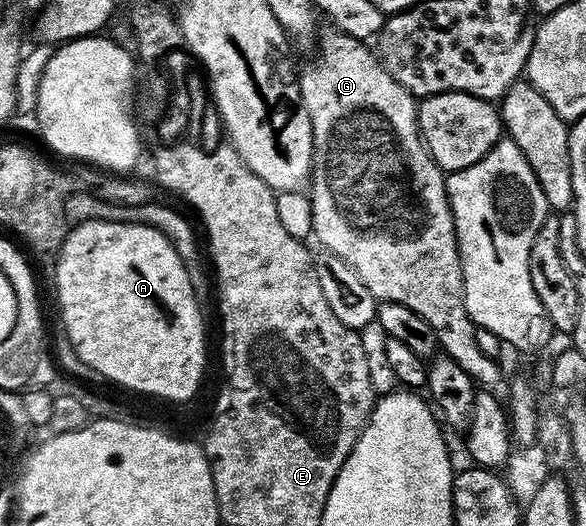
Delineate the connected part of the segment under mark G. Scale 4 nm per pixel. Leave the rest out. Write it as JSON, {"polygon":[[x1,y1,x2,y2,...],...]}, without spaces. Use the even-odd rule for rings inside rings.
{"polygon":[[329,30,324,32,322,36,320,36,321,34,317,36,317,39,319,38,318,56,315,57,314,63,308,64,306,68,301,68,300,71,302,107,310,118,312,141,314,142,314,156,310,162,310,181,308,184,313,238,318,238,326,246,323,248,329,254,343,259,358,274,360,281,364,281,364,285,368,285,368,289,373,293,375,300,396,301,400,305,408,305,408,309,412,309,412,313,419,315,434,330,437,346,447,356,453,358,455,363,464,369,468,377,473,379,481,390,492,393,497,399,505,400,509,396,511,384,508,379,502,376,497,361,489,359,482,352,482,347,478,344,479,332,476,330,476,325,470,320,470,314,466,308,466,295,462,291,462,261,458,254,458,235,454,231,454,214,450,209,450,198,446,192,446,175,439,167,438,162,427,151,422,133,418,130,418,108,415,96,409,95,387,73,377,54,371,48,369,51,366,48,369,46,363,40,347,35,345,31]]}

